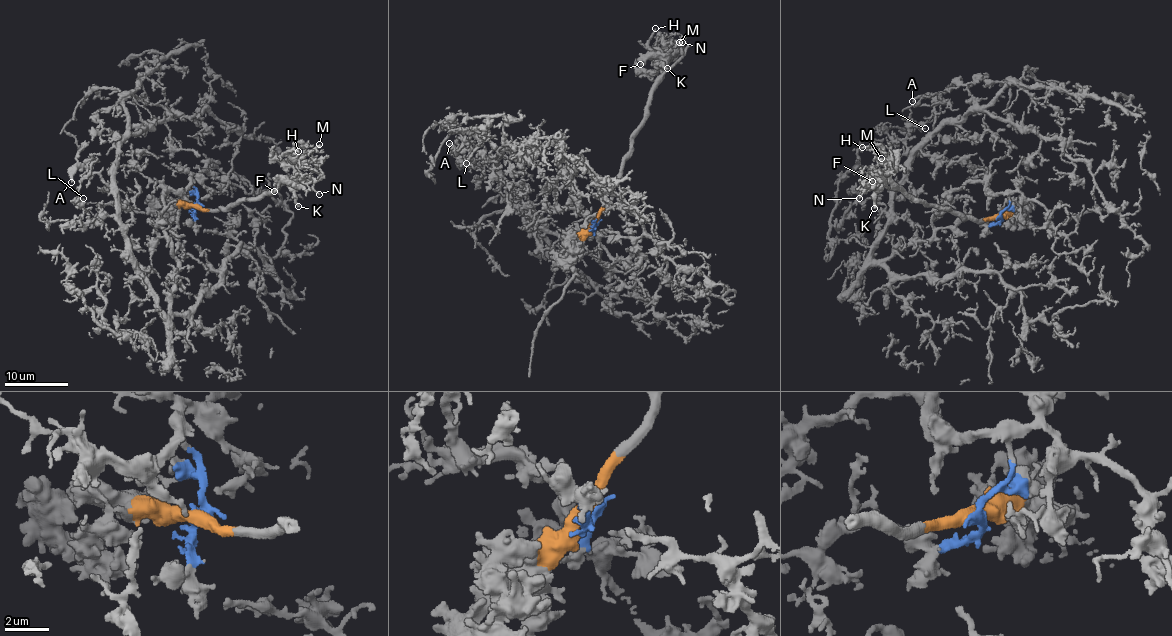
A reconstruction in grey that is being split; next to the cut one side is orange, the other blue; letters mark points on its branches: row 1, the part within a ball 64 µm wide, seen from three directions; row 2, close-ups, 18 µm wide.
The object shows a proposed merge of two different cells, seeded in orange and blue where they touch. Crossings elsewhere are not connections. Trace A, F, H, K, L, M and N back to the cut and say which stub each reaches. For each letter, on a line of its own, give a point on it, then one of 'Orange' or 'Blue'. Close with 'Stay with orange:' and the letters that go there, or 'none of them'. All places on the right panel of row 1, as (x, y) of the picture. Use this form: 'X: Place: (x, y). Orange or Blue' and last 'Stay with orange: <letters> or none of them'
A: Place: (912, 101). Blue
F: Place: (872, 181). Orange
H: Place: (862, 147). Orange
K: Place: (874, 208). Orange
L: Place: (925, 128). Blue
M: Place: (881, 158). Orange
N: Place: (859, 198). Orange
Stay with orange: F, H, K, M, N

